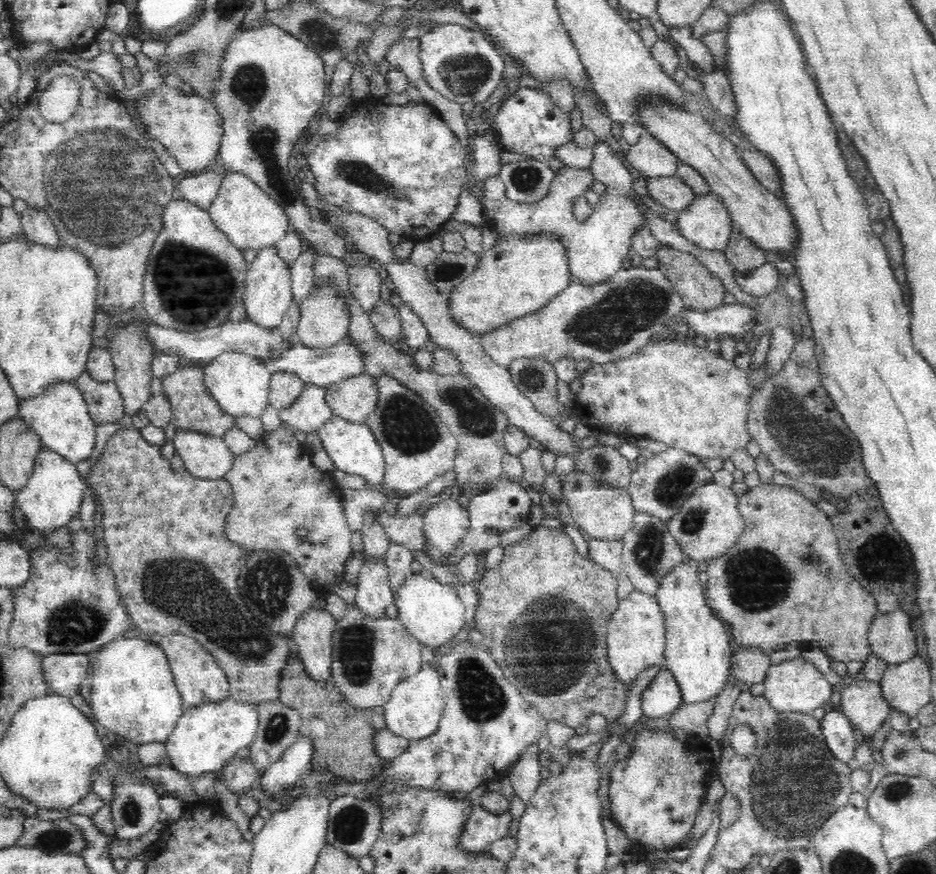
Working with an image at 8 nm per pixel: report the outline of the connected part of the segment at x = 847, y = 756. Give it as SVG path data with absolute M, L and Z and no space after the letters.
M836 708L826 713L820 721L826 744L834 757L842 762L848 762L855 757L855 737L852 723Z

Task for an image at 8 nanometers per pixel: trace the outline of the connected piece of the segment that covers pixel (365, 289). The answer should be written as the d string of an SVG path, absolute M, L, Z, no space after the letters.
M350 265L347 266L347 273L351 295L369 314L374 304L380 300L380 286L384 272L377 266Z

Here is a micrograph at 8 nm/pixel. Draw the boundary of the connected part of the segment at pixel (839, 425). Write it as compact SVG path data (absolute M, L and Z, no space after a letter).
M812 337L798 341L785 365L777 373L768 375L762 386L754 387L750 392L747 430L751 434L751 439L759 445L760 452L766 454L774 469L786 473L787 477L796 481L797 485L813 484L847 501L852 494L864 492L875 484L868 477L864 467L859 441L850 431L843 416L836 410L832 397L823 387L819 362L815 355L815 340Z

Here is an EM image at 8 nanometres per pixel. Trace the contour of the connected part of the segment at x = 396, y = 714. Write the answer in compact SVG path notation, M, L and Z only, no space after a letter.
M422 664L417 673L406 677L394 687L384 707L384 720L396 736L407 738L409 741L419 739L430 736L430 733L437 730L445 705L445 695L441 689L437 669L430 664Z

